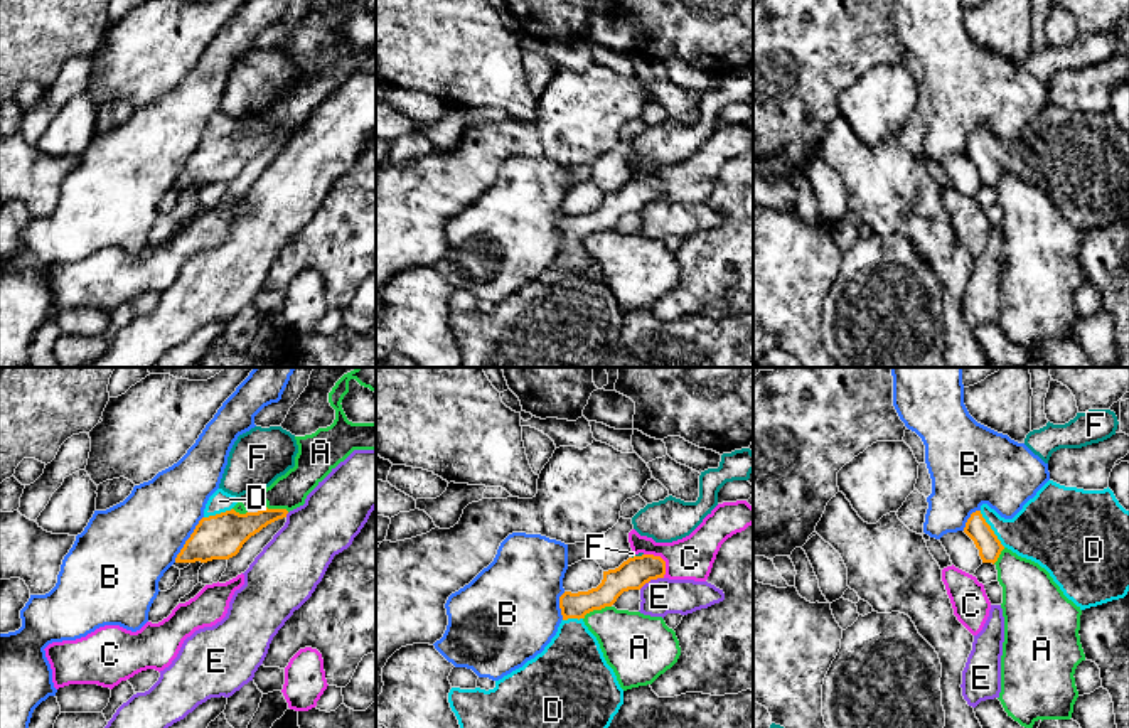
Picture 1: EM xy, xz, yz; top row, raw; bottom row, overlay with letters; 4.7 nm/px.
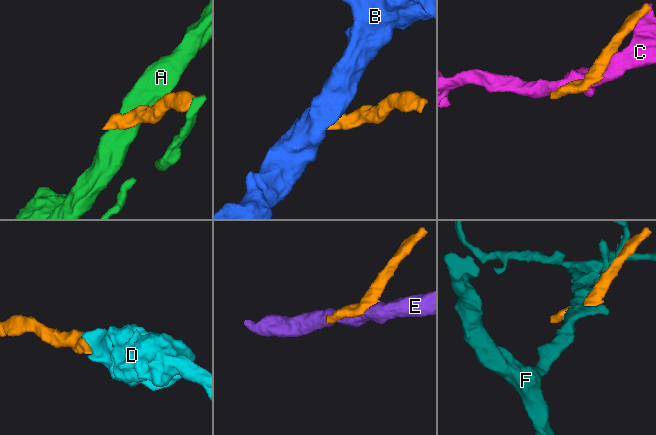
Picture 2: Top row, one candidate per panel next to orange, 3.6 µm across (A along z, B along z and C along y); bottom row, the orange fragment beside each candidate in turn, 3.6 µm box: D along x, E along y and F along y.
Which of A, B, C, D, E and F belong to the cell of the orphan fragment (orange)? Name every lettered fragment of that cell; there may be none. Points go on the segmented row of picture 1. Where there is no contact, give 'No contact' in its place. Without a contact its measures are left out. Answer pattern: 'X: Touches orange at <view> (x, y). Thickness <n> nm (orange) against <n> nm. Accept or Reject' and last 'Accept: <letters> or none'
A: Touches orange at xz (595, 609). Thickness 150 nm (orange) against 300 nm. Reject
B: Touches orange at xy (187, 540). Thickness 220 nm (orange) against 400 nm. Reject
C: Touches orange at xz (663, 560). Thickness 150 nm (orange) against 200 nm. Reject
D: Touches orange at yz (991, 529). Thickness 110 nm (orange) against 300 nm. Accept
E: Touches orange at xz (651, 578). Thickness 150 nm (orange) against 180 nm. Reject
F: Touches orange at xz (637, 556). Thickness 150 nm (orange) against 20 nm. Reject
Accept: D

